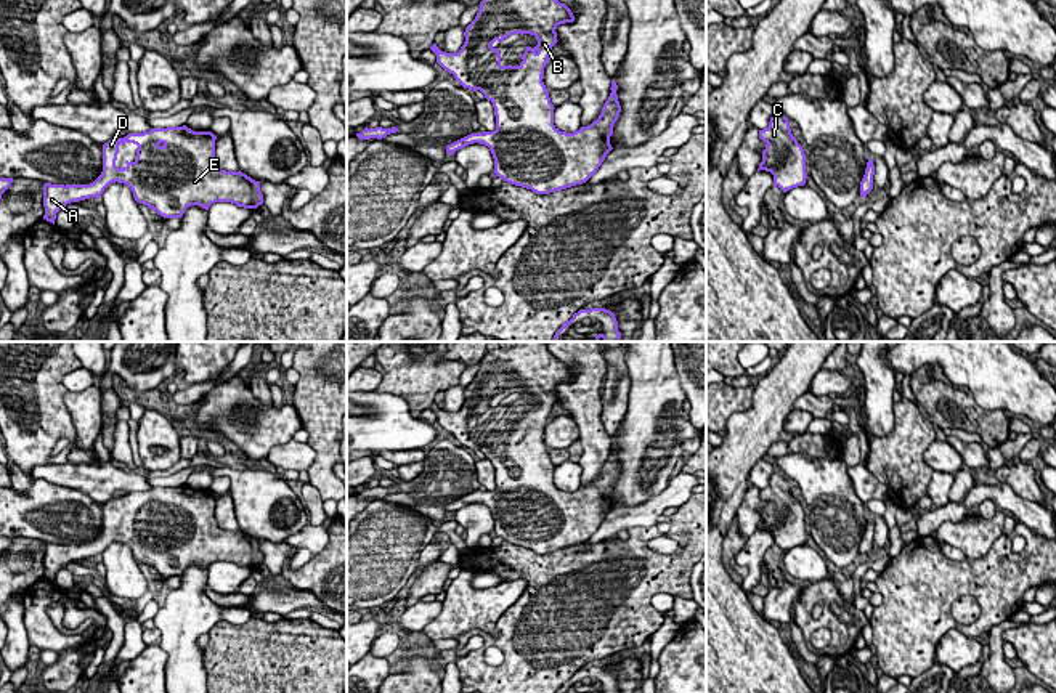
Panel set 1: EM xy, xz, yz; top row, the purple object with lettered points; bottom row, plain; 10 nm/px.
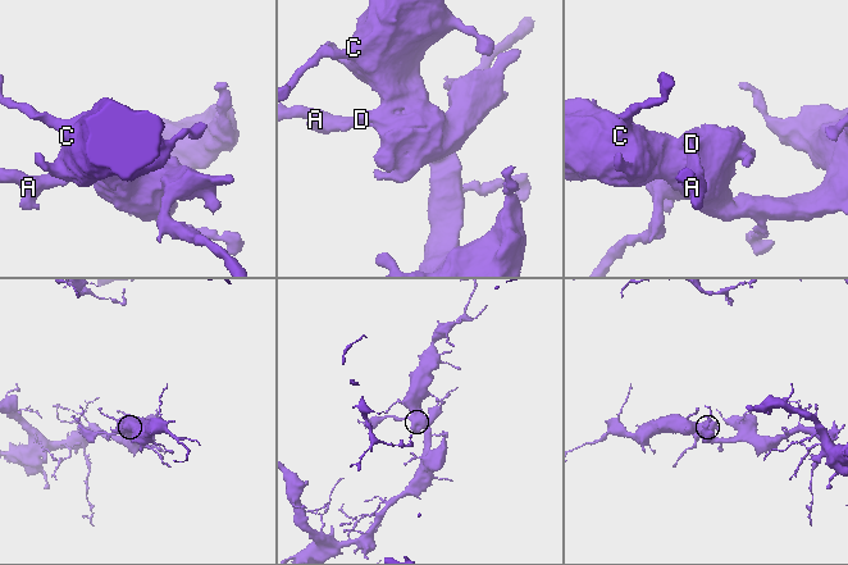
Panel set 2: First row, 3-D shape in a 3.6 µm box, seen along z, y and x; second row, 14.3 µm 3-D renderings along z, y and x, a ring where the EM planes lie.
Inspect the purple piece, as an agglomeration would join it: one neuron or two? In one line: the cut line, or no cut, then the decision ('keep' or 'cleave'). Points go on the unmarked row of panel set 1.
cut none; keep

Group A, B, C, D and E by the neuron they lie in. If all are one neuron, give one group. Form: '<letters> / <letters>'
A B C D E

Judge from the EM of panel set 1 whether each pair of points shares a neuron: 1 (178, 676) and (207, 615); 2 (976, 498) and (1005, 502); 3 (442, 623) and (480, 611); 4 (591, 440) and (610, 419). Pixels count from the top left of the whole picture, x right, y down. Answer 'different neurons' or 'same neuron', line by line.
1: same neuron
2: same neuron
3: same neuron
4: different neurons

